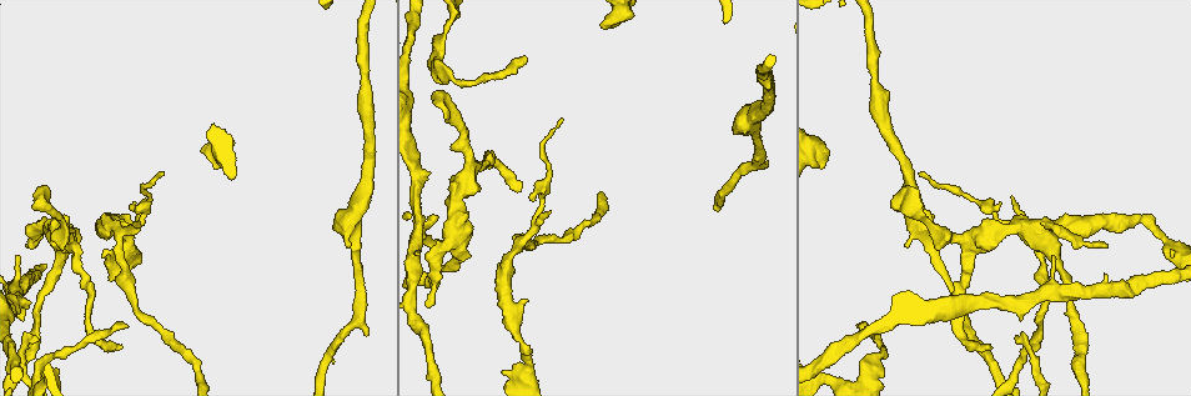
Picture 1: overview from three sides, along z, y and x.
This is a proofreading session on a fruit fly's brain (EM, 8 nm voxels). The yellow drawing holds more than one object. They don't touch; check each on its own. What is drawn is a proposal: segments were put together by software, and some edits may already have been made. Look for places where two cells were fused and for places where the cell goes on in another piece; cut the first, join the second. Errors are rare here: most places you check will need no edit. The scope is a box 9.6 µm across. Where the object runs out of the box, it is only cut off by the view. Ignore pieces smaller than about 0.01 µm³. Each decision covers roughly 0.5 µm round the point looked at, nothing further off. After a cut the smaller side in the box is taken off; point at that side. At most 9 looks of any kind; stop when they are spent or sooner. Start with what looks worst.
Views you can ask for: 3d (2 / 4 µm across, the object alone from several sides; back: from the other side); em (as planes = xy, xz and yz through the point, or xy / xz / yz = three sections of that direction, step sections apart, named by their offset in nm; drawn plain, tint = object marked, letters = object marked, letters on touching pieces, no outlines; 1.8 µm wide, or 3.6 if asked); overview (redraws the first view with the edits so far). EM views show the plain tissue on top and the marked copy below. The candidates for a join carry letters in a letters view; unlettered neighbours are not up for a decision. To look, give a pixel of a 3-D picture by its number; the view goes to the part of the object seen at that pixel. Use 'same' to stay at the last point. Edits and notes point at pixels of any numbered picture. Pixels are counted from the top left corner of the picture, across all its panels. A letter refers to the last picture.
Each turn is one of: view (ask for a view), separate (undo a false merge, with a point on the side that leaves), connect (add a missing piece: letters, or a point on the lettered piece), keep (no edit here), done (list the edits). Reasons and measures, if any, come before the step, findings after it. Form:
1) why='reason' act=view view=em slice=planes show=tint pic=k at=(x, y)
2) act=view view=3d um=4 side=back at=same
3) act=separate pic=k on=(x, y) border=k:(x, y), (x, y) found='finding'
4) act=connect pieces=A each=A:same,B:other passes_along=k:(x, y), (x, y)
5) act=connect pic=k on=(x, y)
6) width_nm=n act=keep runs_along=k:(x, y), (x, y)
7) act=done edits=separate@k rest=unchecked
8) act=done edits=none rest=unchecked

why='an open end' act=view view=3d um=4 pic=1 at=(126, 327)

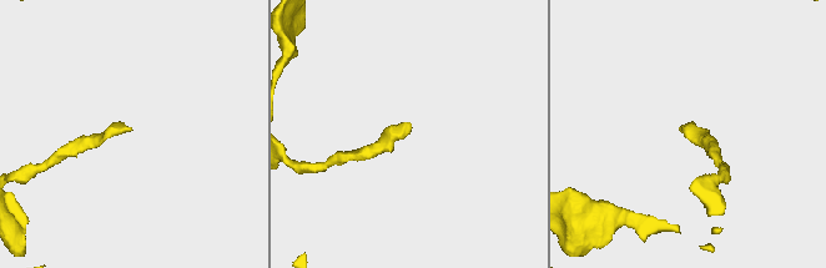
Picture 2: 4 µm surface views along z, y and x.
why='need the tissue' act=view view=em slice=planes show=letters pic=2 at=(122, 131)

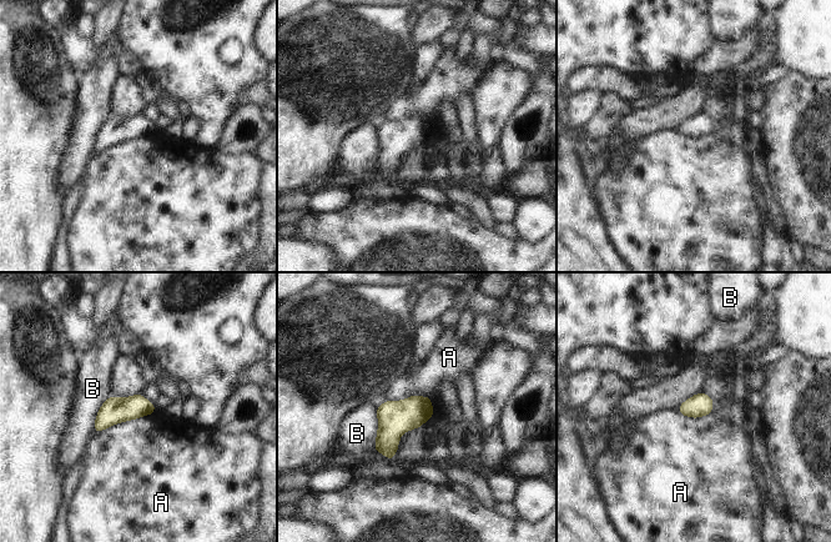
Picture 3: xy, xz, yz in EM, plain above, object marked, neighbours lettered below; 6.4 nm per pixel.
longest_contact=A:320nm act=keep each=A:other,B:other border=3:(387, 401), (428, 396), (434, 415) found='none of them fits'

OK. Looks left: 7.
why='end of a long branch' act=view view=3d um=2 pic=1 at=(992, 348)

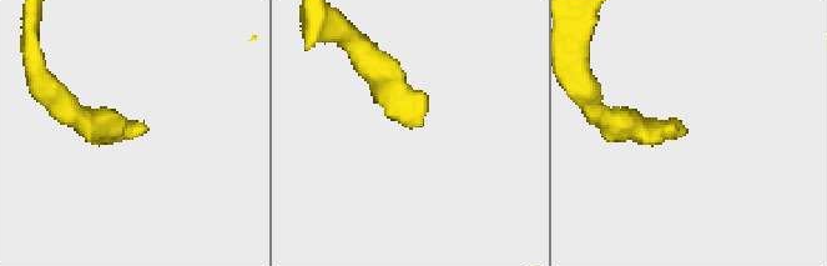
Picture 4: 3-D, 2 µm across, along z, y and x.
act=view view=em um=3.6 slice=planes show=letters pic=4 at=(679, 127)

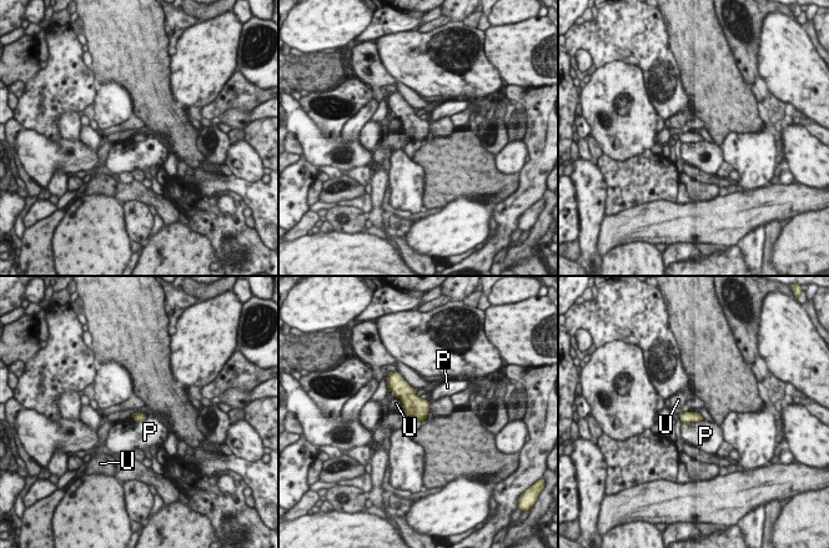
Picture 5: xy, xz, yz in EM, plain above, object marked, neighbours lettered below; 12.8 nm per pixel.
act=keep each=P:other,U:other border=5:(703, 418), (696, 422), (682, 423) found='none of them fits'

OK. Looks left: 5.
why='end of a long branch' act=view view=3d um=4 pic=1 at=(46, 185)

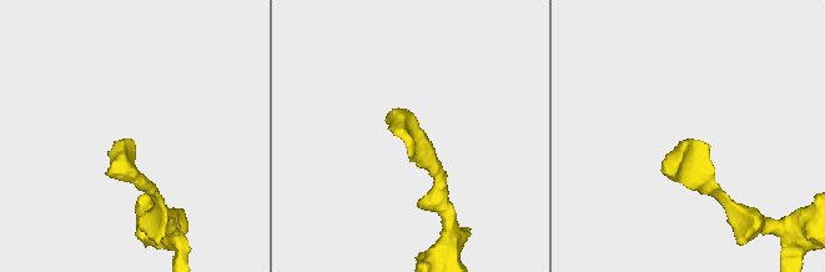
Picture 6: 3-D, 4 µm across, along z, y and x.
act=view view=em slice=xz step=4 show=tint pic=6 at=(130, 138)

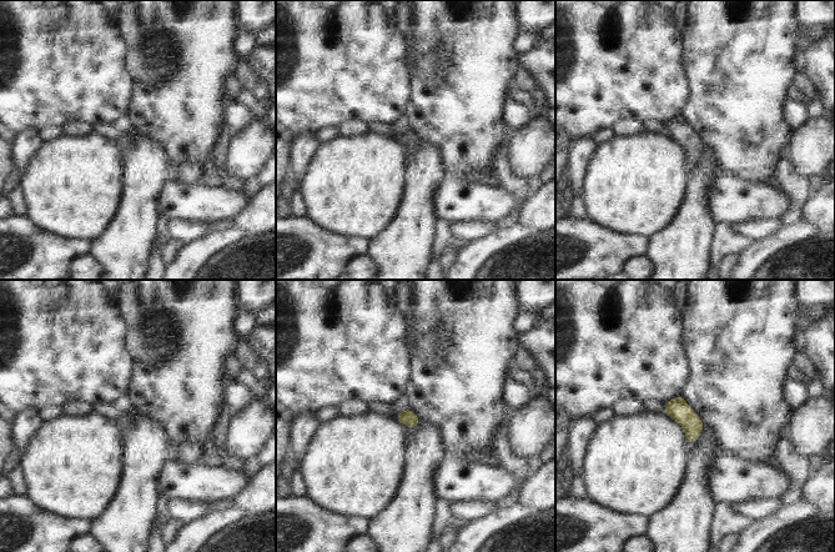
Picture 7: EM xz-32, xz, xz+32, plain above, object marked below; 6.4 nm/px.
act=view view=em slice=planes show=letters at=same

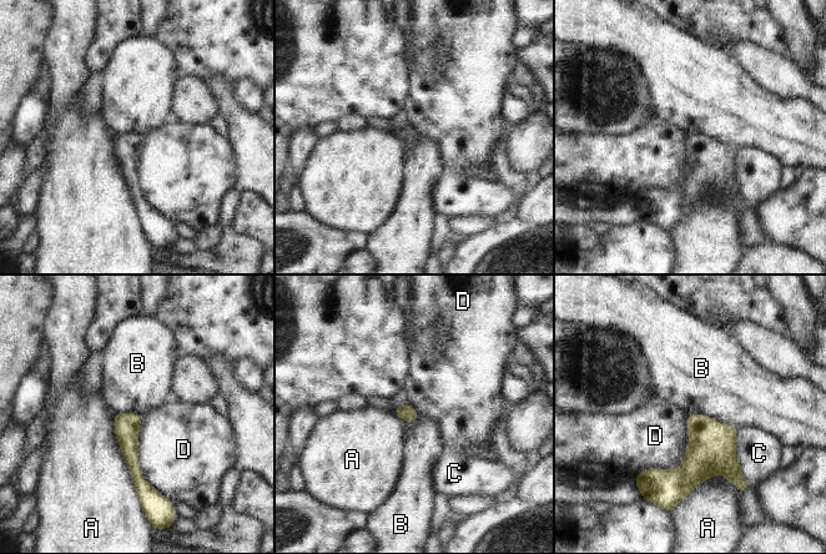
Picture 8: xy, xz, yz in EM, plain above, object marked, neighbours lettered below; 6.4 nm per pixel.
longest_contact=A:600nm act=keep each=A:other,B:other,C:other,D:other border=8:(689, 412), (710, 416), (736, 429) found='no lettered piece goes on from it'

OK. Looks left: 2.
why='branch stops here' act=view view=3d um=4 pic=1 at=(1020, 320)

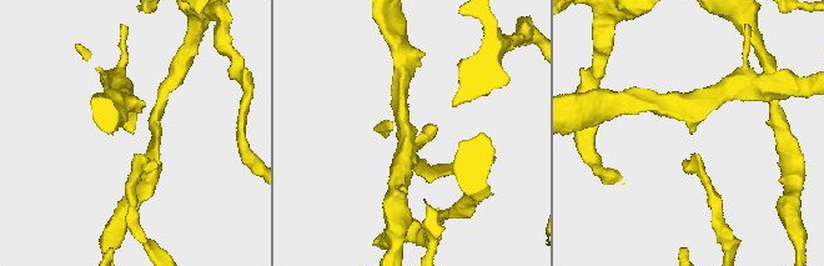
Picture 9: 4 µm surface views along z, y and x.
why='now the EM' act=view view=em slice=xz step=4 show=letters pic=9 at=(416, 133)

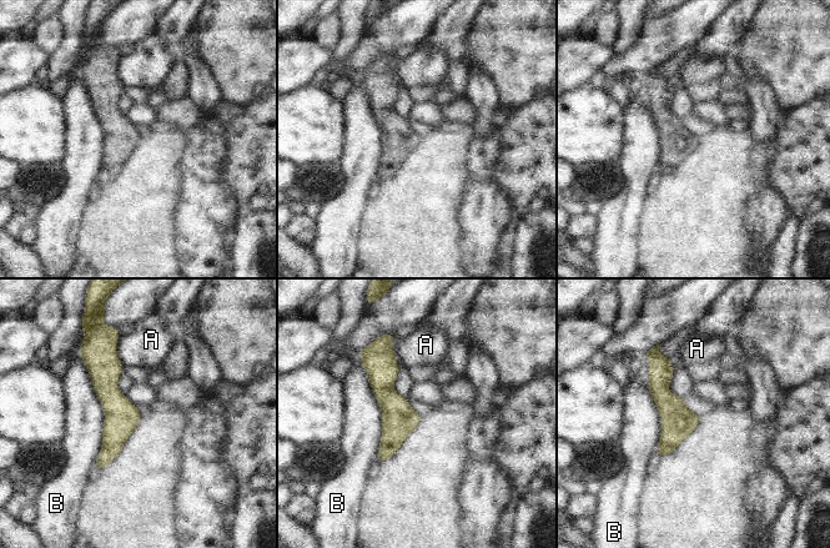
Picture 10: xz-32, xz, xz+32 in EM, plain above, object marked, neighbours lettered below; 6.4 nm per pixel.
act=keep each=A:other,B:other runs_along=10:(109, 350), (112, 442), (99, 466) found='none of them fits'

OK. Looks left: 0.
act=done edits=none rest=unchecked

